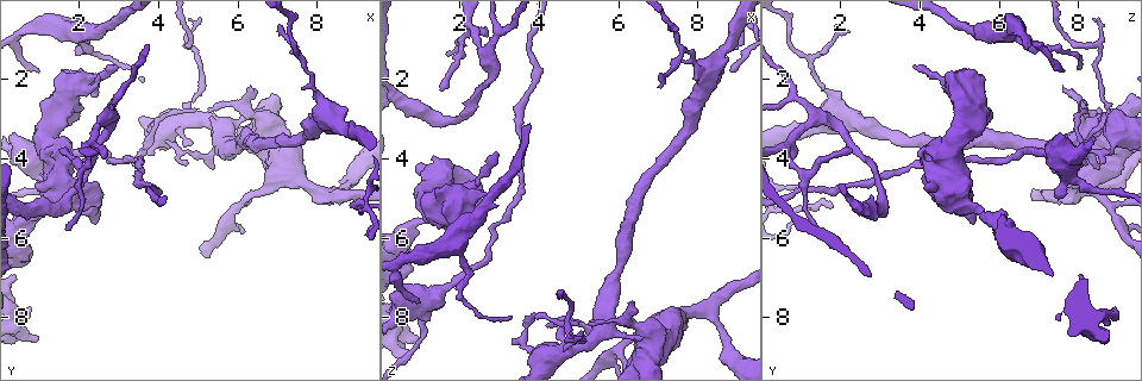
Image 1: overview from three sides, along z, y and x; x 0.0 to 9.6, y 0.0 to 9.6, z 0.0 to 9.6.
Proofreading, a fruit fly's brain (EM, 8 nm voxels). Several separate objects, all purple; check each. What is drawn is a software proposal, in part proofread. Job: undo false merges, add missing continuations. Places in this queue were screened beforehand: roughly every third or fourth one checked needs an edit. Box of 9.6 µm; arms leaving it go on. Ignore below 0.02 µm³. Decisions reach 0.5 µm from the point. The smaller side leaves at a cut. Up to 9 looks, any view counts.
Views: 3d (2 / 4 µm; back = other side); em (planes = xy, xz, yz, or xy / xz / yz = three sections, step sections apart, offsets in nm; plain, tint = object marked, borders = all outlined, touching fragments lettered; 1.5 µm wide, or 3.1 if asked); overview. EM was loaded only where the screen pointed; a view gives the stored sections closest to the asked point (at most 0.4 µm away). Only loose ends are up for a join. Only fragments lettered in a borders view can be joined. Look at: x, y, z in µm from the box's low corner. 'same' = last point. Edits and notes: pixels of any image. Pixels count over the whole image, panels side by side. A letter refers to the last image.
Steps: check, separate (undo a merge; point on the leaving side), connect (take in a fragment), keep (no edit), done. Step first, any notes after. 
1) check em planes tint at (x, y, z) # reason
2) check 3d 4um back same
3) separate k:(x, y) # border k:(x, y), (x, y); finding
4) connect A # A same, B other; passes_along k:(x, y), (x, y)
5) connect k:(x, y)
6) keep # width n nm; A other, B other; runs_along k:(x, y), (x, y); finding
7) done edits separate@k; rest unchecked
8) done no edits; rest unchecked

check em planes plain at (2.50, 5.60, 5.35) # an open end

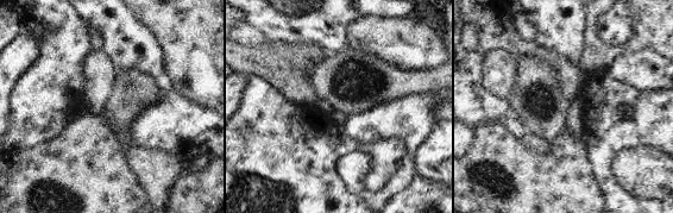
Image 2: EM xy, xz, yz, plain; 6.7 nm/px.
check em planes borders same

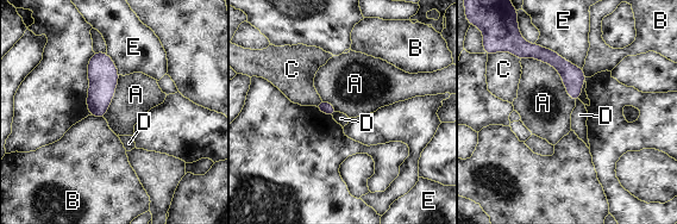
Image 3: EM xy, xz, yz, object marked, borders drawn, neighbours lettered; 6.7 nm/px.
keep # A other, B other, C other, D other, E other; runs_along 3:(531, 53), (552, 57), (576, 97); none of them fits

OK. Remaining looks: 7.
check em xy step 8 borders at (1.70, 5.80, 1.35) # free end

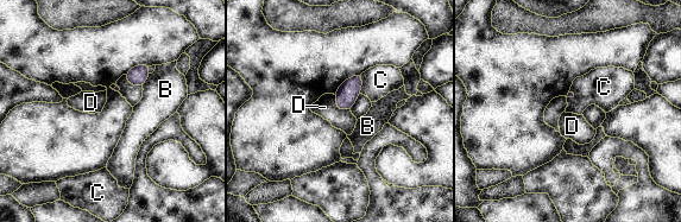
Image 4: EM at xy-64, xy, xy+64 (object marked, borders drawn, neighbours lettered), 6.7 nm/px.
keep # B other, C other, D other; border 4:(334, 95), (335, 106), (350, 110); no lettered fragment goes on from it

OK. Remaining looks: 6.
check em xz step 4 borders at (8.90, 5.25, 1.80) # thin end

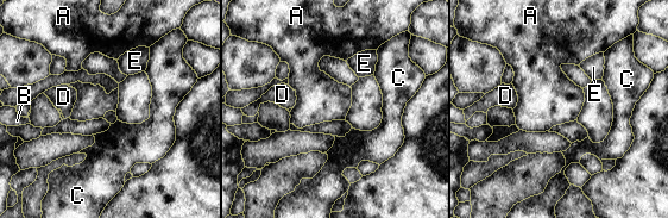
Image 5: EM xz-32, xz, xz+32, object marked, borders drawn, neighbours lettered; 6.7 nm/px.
check em planes borders same # cut it another way

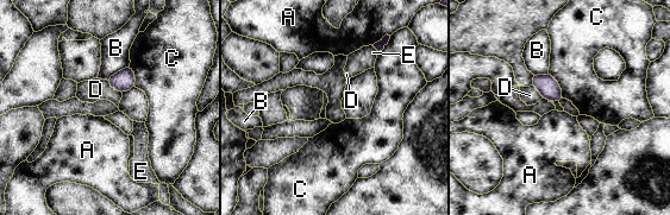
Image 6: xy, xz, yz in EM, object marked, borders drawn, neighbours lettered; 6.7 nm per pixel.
keep # A other, B other, C other, D other, E other; border 6:(549, 73), (556, 80), (564, 97); no lettered fragment goes on from it

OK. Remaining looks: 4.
check 3d 2um at (3.35, 1.75, 8.00) # tapers out

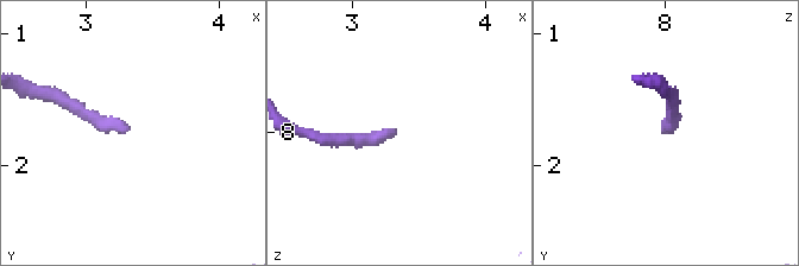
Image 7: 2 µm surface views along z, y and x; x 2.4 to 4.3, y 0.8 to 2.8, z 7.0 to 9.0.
check em xz step 8 borders at (3.34, 1.70, 7.98)

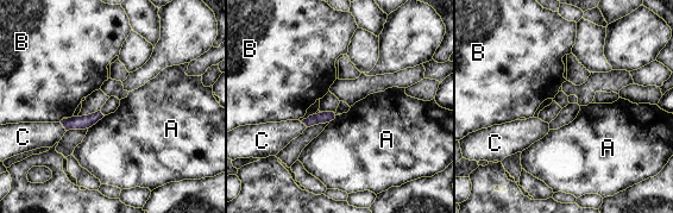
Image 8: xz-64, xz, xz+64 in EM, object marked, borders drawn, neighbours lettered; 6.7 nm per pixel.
check em planes borders same # another direction

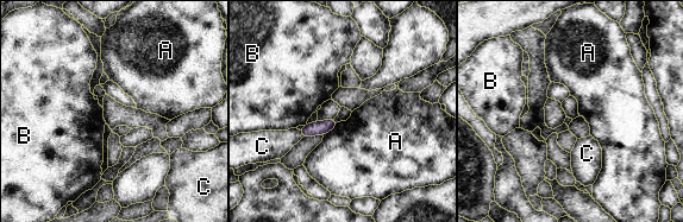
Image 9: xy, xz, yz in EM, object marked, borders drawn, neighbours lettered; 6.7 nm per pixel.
keep # A other, B other, C other; border 9:(339, 122), (324, 135); no lettered fragment goes on from it

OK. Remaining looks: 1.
done no edits; rest unchecked

